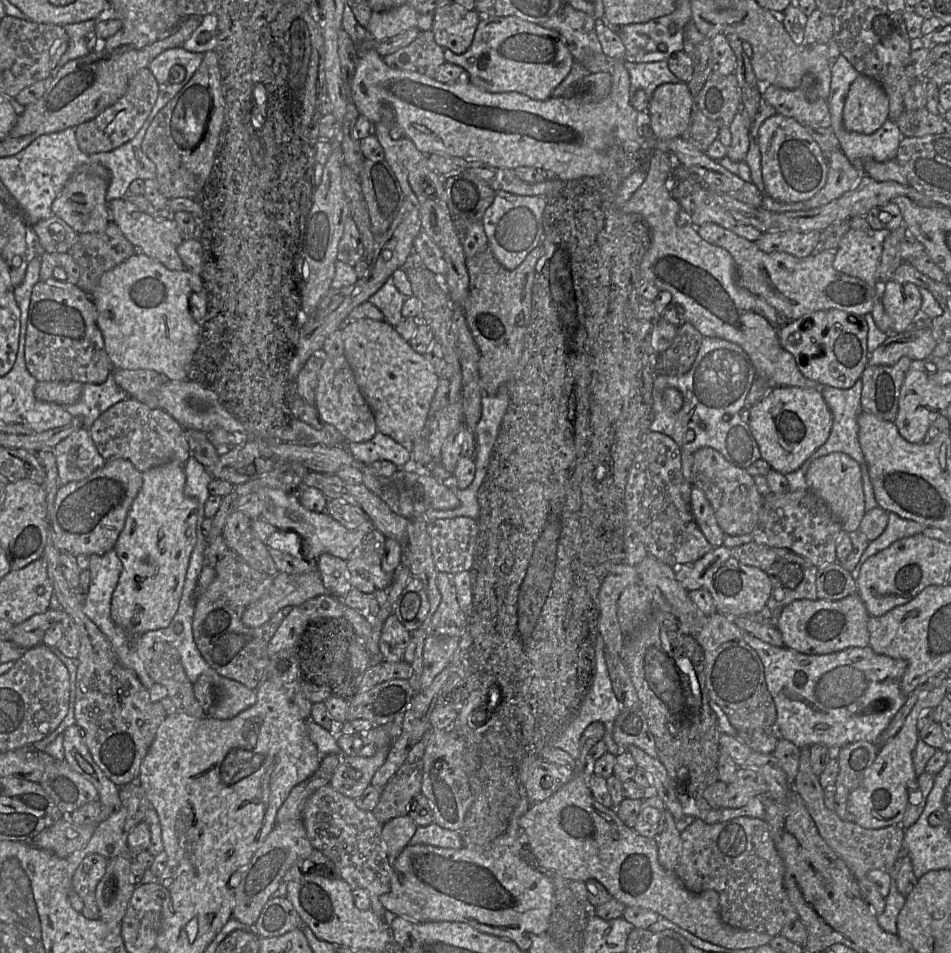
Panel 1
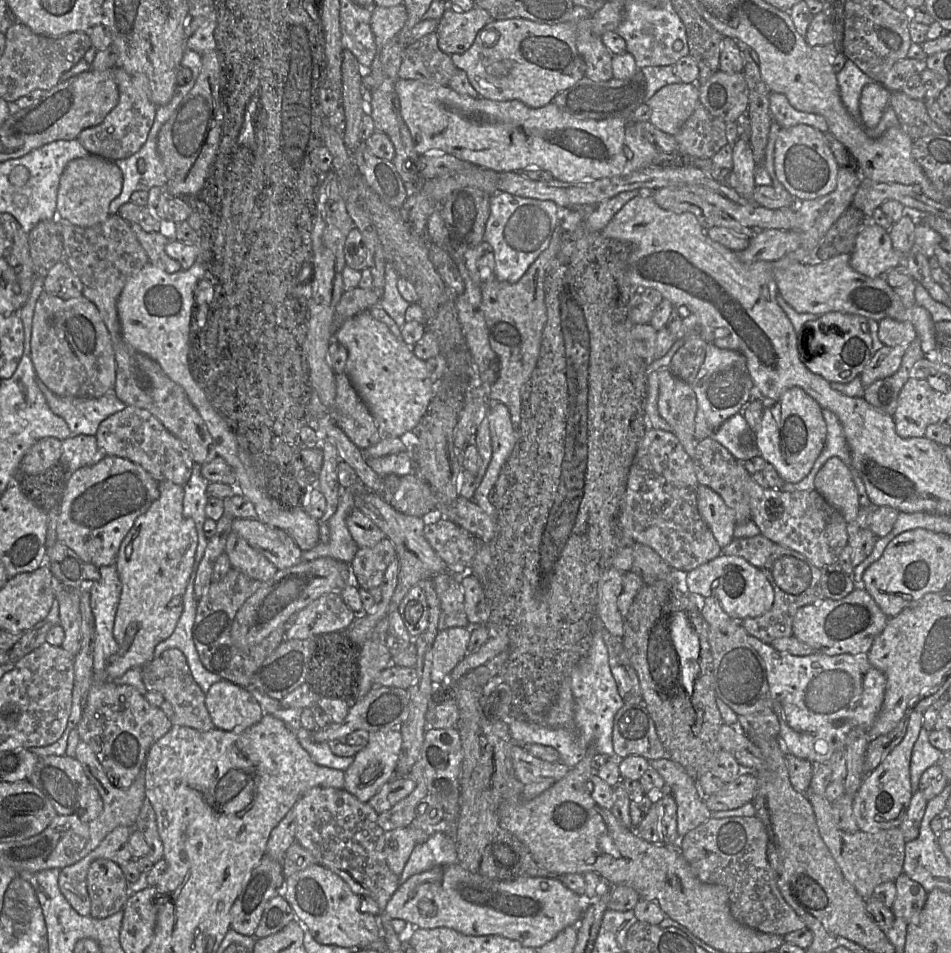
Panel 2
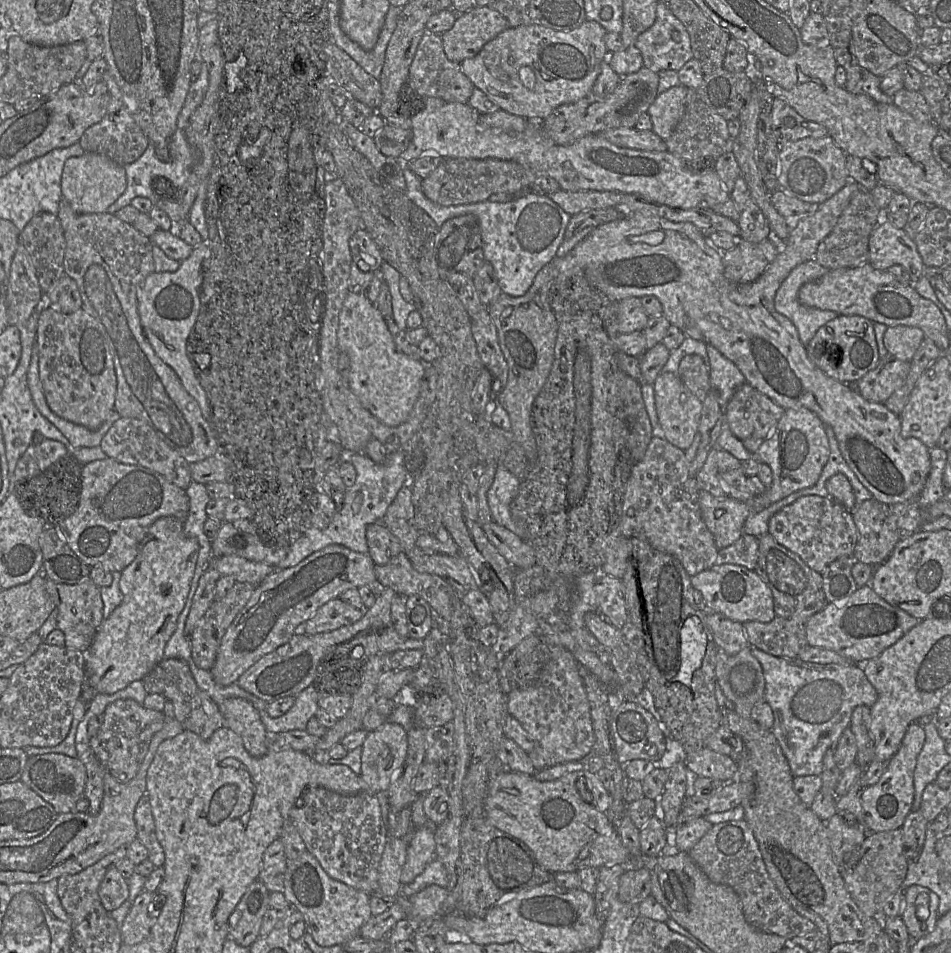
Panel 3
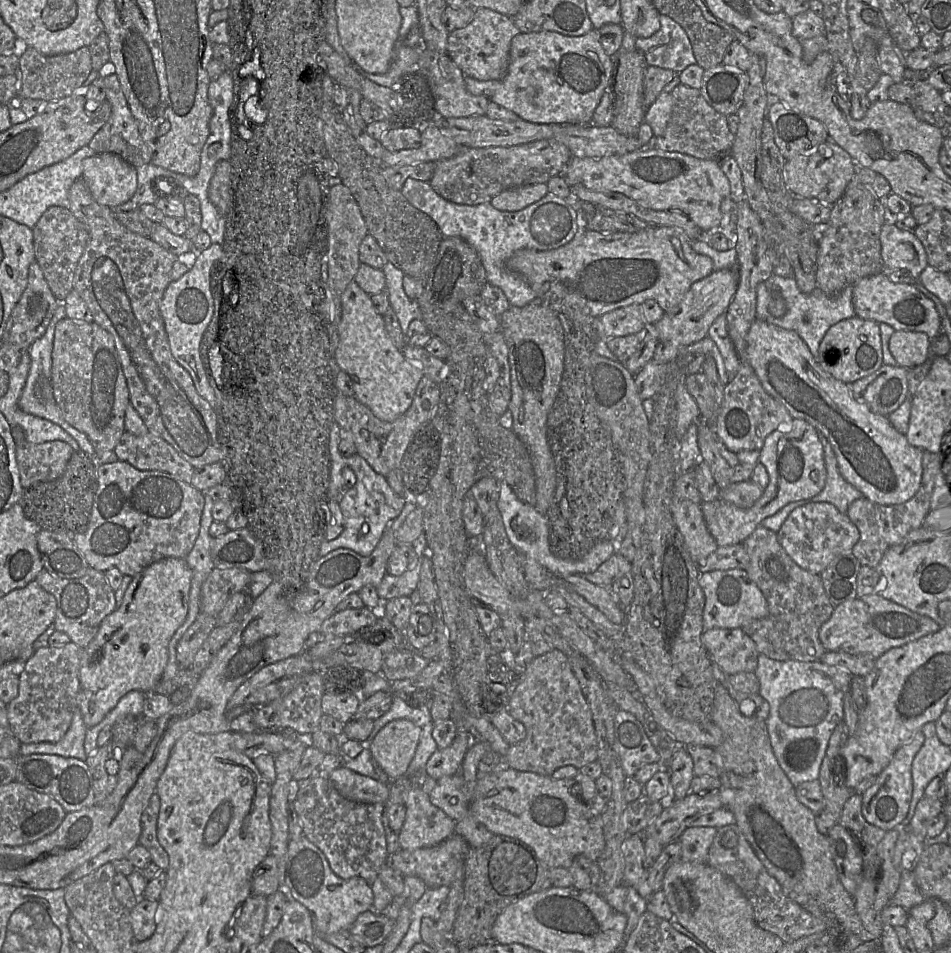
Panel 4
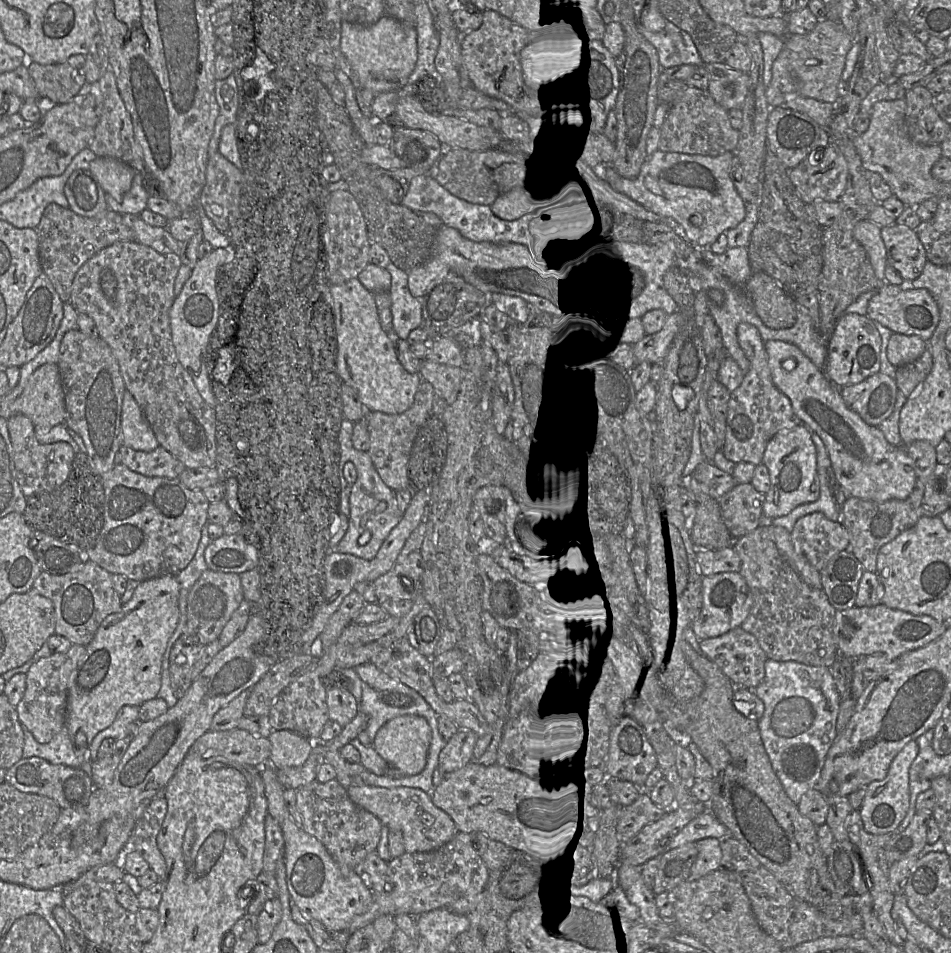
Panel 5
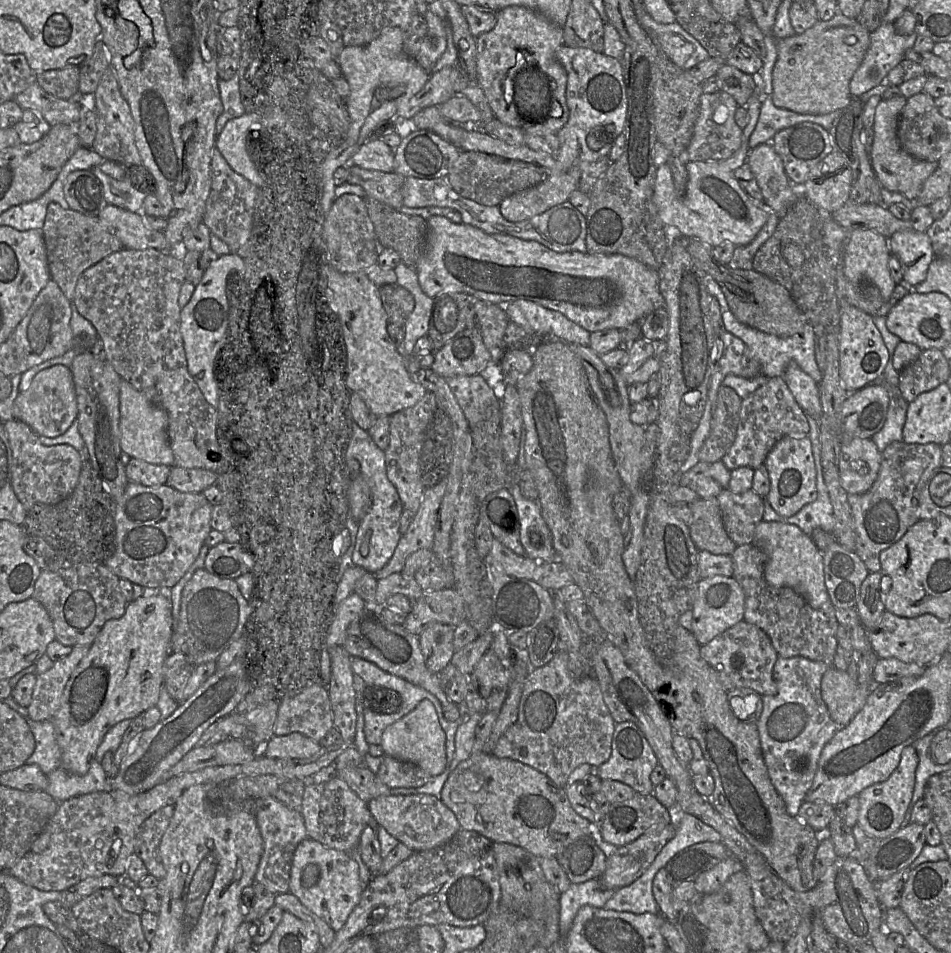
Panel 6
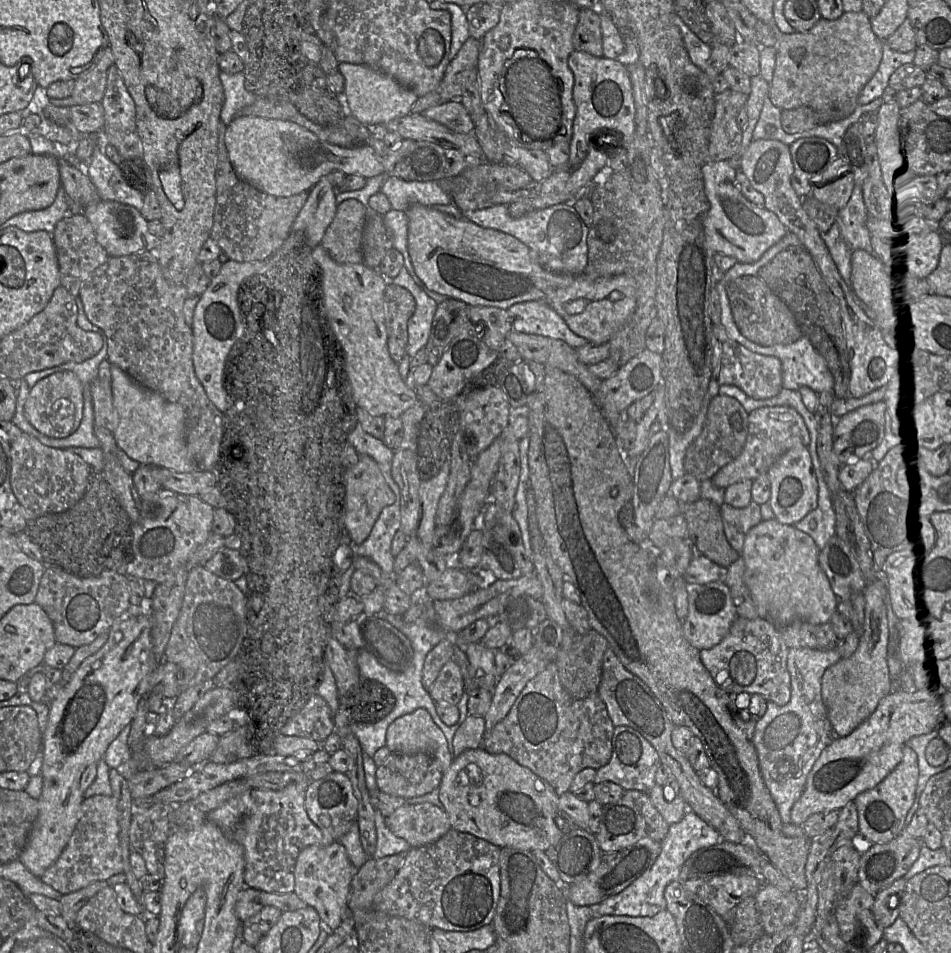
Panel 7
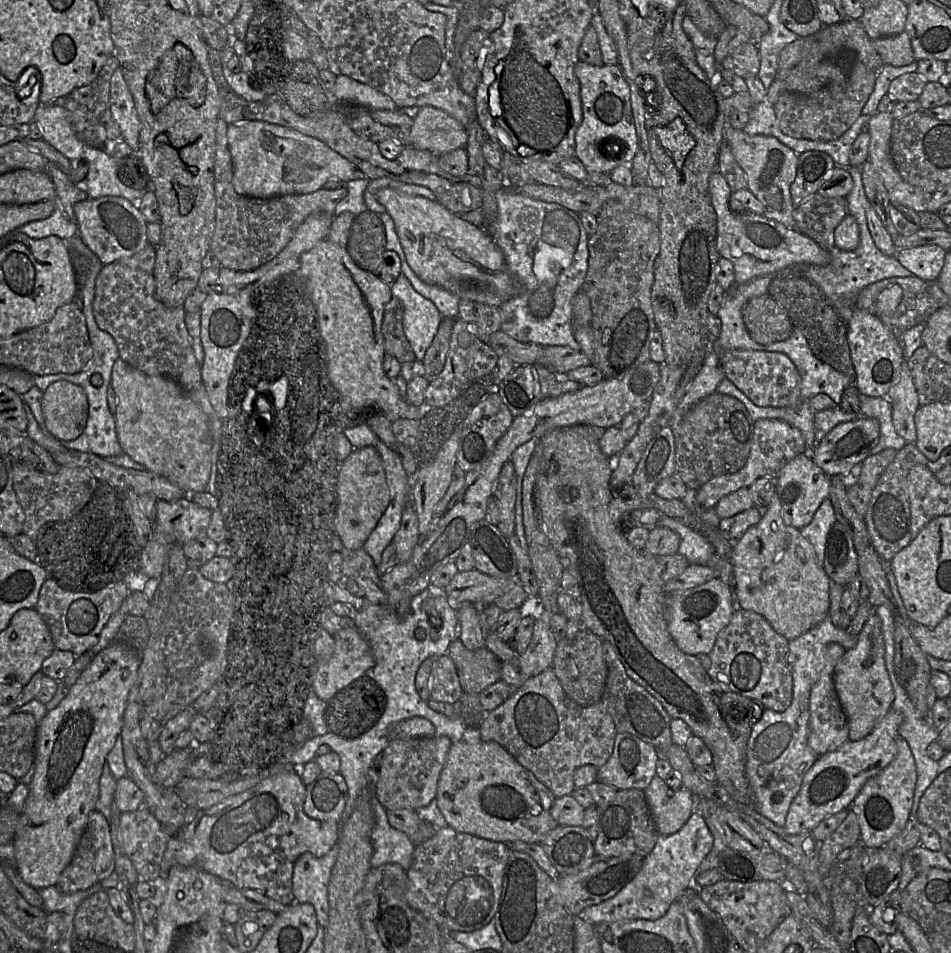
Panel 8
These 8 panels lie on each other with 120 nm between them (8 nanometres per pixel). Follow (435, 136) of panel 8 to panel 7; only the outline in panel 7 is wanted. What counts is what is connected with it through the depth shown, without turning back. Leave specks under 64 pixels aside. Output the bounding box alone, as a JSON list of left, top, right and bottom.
[423,100,474,133]

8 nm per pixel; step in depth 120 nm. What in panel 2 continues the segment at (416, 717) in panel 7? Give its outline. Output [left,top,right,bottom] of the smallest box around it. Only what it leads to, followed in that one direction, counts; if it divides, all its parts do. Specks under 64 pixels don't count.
[344,729,402,802]

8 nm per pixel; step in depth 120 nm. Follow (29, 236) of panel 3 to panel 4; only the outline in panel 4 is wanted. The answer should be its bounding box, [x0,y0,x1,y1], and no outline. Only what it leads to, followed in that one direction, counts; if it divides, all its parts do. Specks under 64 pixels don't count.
[32,207,89,303]

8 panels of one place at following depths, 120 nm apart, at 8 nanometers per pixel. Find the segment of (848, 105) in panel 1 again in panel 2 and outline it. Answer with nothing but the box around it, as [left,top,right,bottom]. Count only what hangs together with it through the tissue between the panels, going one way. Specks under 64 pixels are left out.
[859,81,891,128]

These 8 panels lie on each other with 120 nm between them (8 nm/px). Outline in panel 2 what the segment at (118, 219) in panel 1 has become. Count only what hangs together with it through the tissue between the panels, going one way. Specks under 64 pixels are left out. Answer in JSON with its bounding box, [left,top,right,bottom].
[130,224,182,273]

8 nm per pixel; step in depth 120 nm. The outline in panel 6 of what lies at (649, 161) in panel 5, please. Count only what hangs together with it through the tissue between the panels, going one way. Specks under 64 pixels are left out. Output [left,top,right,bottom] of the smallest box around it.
[652,90,768,247]

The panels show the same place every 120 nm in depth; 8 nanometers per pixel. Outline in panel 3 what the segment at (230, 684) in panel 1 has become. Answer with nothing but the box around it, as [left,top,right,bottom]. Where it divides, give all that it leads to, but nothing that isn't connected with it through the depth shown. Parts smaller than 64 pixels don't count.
[217,698,269,756]

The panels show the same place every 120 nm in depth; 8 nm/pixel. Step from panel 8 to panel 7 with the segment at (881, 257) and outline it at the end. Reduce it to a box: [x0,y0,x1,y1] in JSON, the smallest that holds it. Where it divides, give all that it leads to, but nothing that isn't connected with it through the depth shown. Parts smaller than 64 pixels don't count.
[837,185,877,256]

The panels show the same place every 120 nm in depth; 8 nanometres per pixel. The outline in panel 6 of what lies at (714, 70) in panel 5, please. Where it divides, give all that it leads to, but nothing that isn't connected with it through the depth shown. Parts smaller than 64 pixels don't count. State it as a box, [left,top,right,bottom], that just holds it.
[716,65,757,107]

